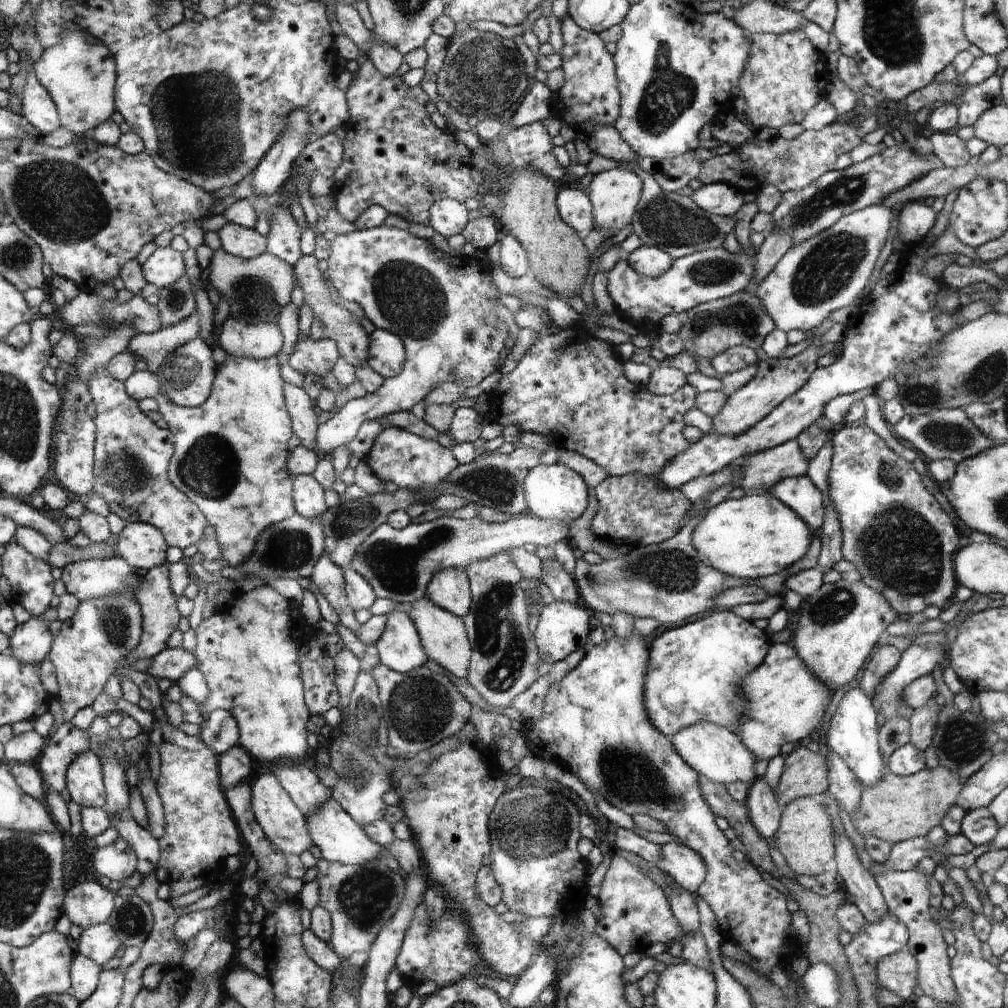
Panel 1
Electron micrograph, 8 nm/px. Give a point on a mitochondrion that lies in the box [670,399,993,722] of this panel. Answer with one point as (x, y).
(901, 547)

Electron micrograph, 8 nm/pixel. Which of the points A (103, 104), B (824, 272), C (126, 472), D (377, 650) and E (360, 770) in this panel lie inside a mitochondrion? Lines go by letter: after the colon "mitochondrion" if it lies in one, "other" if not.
A: other
B: mitochondrion
C: mitochondrion
D: other
E: mitochondrion

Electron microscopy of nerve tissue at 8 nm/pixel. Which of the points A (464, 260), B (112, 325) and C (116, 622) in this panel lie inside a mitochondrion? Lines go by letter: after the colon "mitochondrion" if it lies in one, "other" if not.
A: other
B: mitochondrion
C: mitochondrion

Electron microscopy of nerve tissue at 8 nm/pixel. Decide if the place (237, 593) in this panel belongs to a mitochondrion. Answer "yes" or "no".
no

